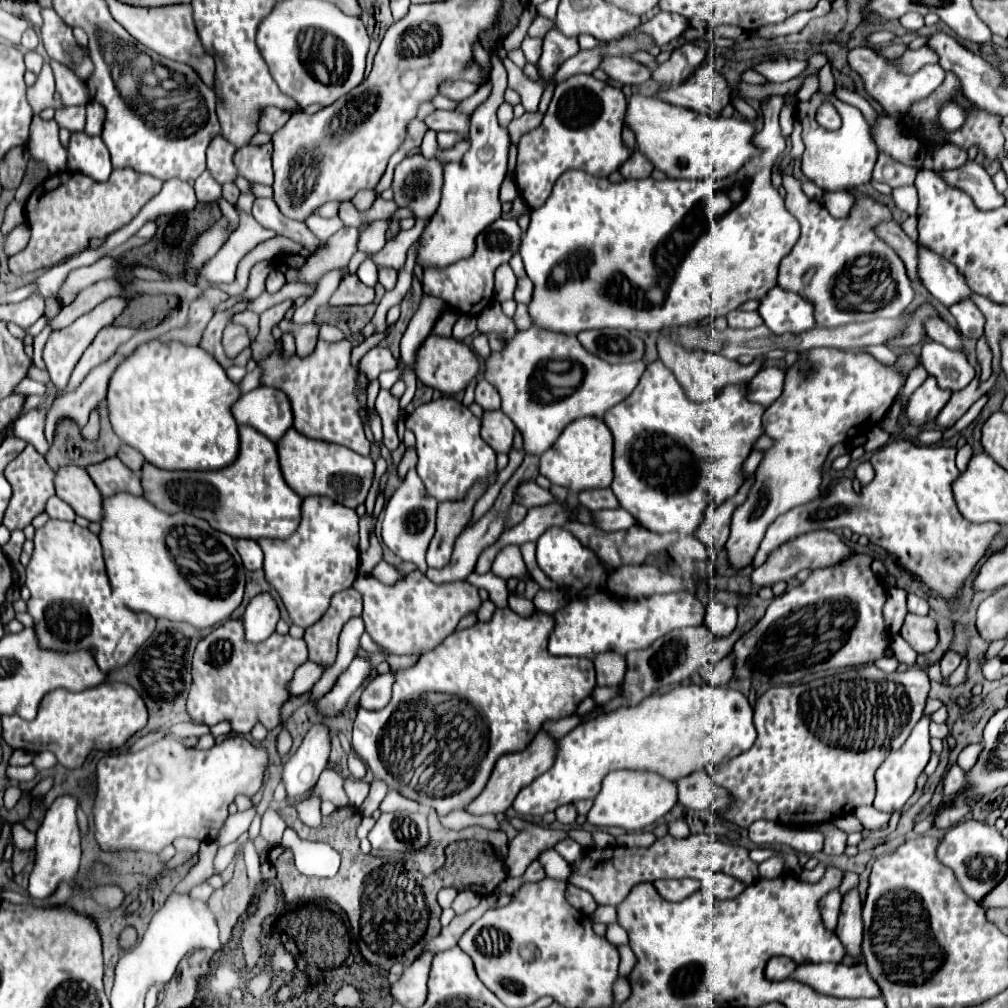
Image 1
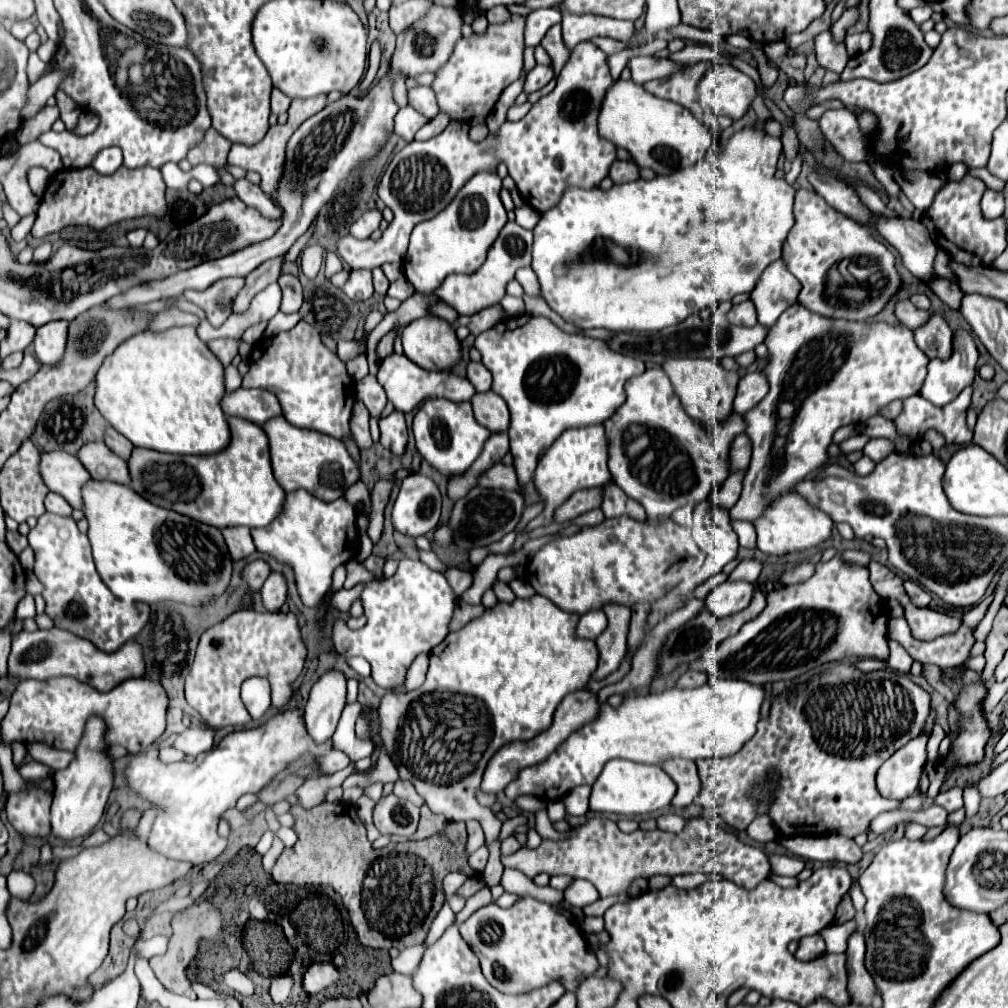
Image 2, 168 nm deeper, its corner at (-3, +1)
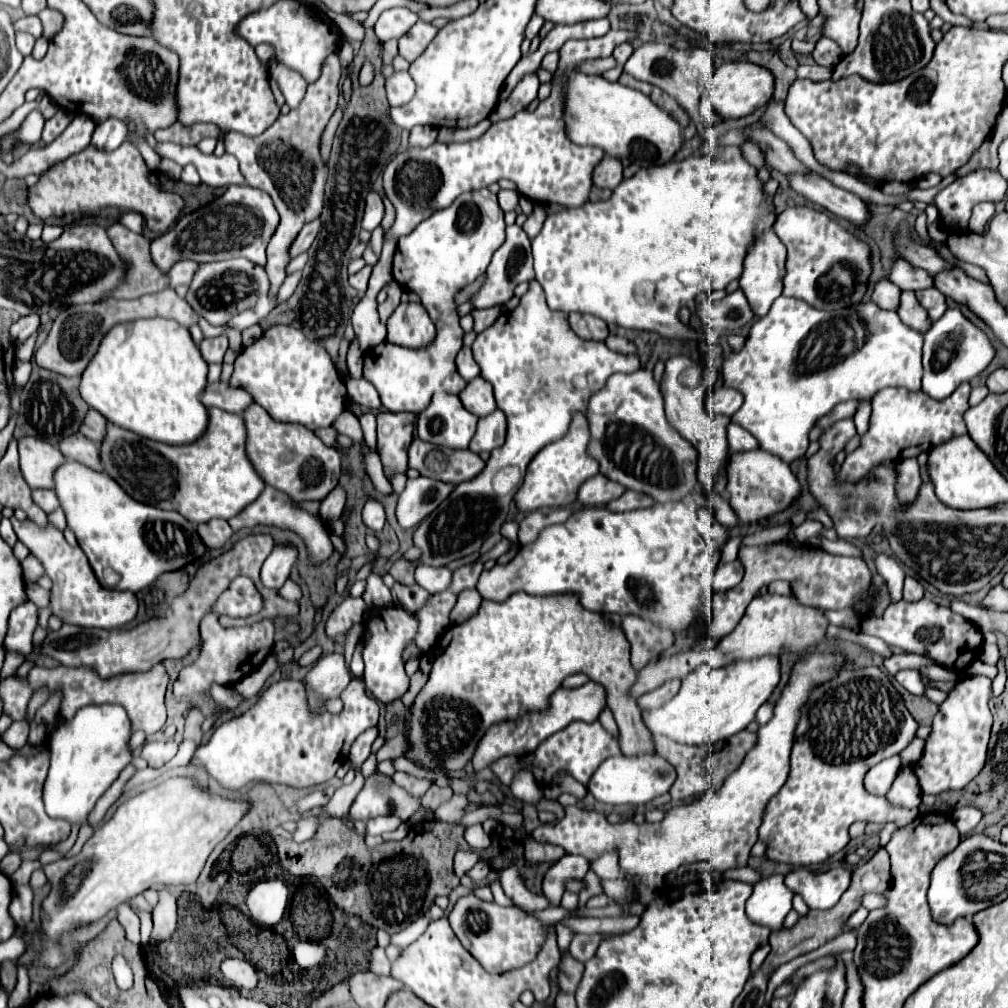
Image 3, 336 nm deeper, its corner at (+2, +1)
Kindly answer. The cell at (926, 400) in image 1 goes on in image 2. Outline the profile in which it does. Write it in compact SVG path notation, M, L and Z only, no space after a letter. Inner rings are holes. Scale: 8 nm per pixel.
M967 330L955 332L953 352L947 360L931 360L925 384L921 394L935 406L945 406L959 396L959 392L973 384L977 374L977 360L979 350L973 336Z

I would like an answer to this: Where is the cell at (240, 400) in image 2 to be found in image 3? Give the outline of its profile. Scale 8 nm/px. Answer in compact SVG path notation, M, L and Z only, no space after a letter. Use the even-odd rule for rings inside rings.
M216 382L206 386L202 402L206 408L220 408L232 414L242 414L250 404L254 404L254 398L242 388L232 388L228 382Z

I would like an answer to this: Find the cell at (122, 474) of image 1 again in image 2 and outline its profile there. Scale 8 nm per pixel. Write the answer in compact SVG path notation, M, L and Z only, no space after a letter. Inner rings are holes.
M103 442L83 444L77 458L87 468L87 472L97 480L111 480L117 484L129 484L129 468L123 458L113 454Z

